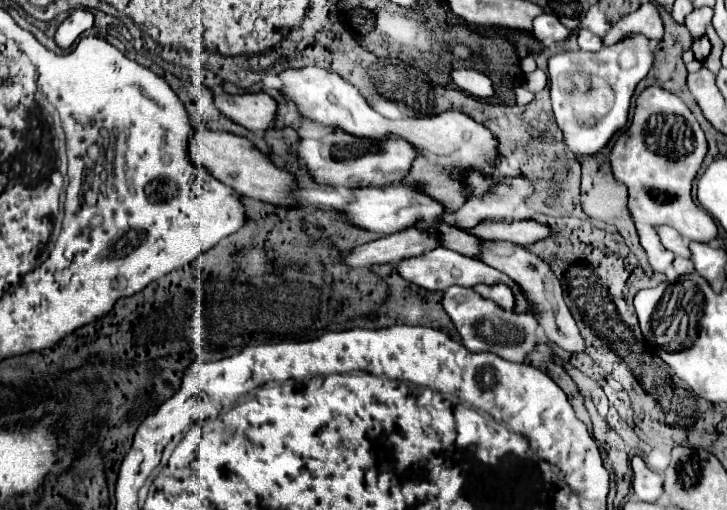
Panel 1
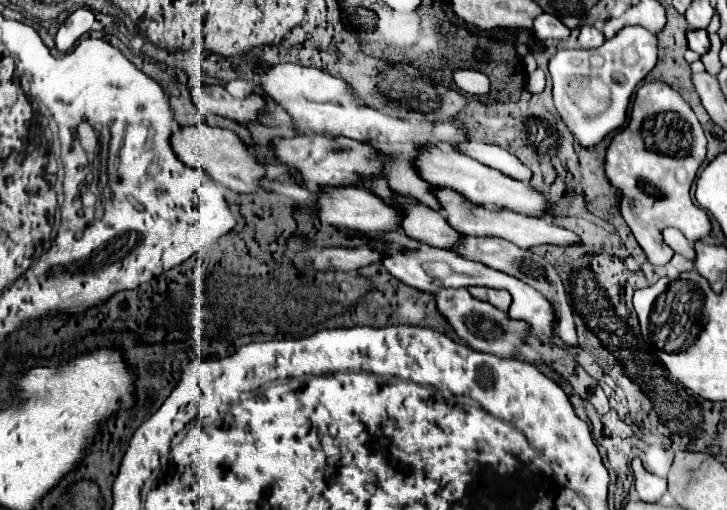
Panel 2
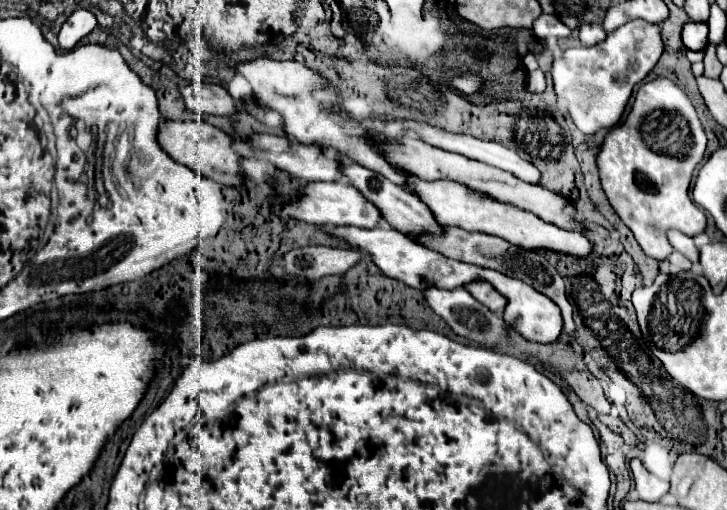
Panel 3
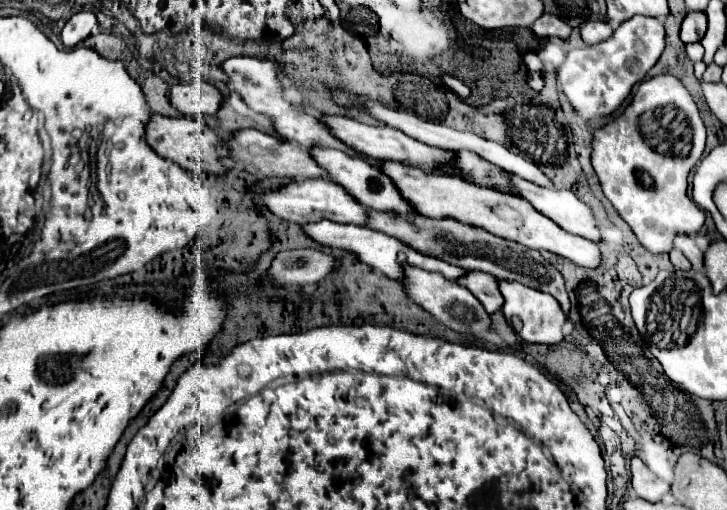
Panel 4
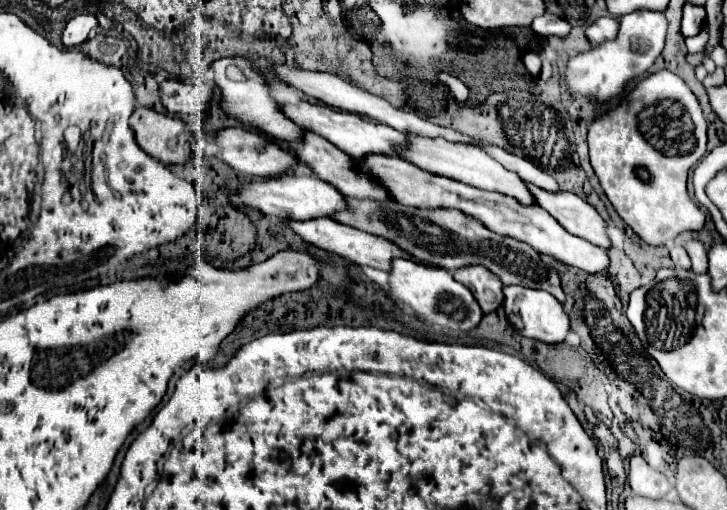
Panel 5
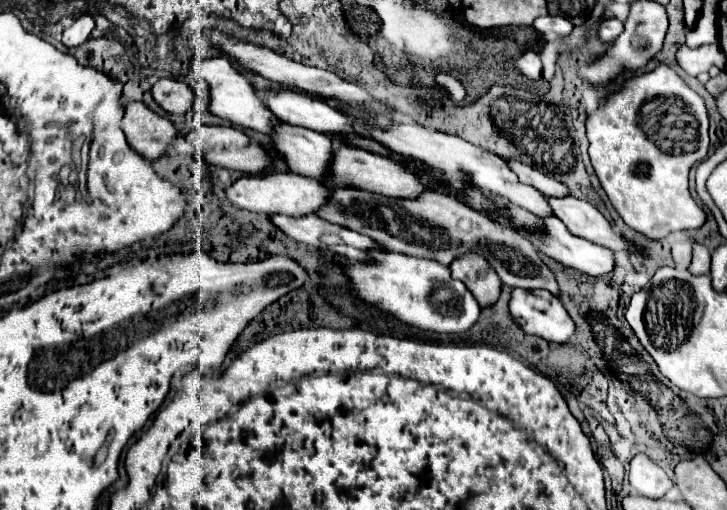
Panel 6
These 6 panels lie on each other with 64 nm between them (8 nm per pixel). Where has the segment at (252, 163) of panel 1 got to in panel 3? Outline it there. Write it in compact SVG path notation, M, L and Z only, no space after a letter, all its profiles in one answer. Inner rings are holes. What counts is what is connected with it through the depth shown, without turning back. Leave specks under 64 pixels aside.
M164 120L164 124L160 124L160 132L158 132L158 140L160 140L160 148L164 148L164 152L168 152L168 156L172 156L172 160L192 168L196 174L212 178L220 184L226 186L238 186L242 184L242 176L240 176L240 156L232 150L230 144L230 136L214 126L210 126L208 122L202 120L182 120L182 122L168 122Z

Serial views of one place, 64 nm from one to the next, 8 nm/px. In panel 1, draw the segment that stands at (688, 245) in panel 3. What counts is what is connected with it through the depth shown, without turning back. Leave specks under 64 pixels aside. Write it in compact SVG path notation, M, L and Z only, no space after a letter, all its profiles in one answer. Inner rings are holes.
M660 226L656 228L658 230L658 236L664 244L664 248L672 250L674 254L682 256L682 258L690 258L690 250L688 250L688 242L672 228L672 226Z

